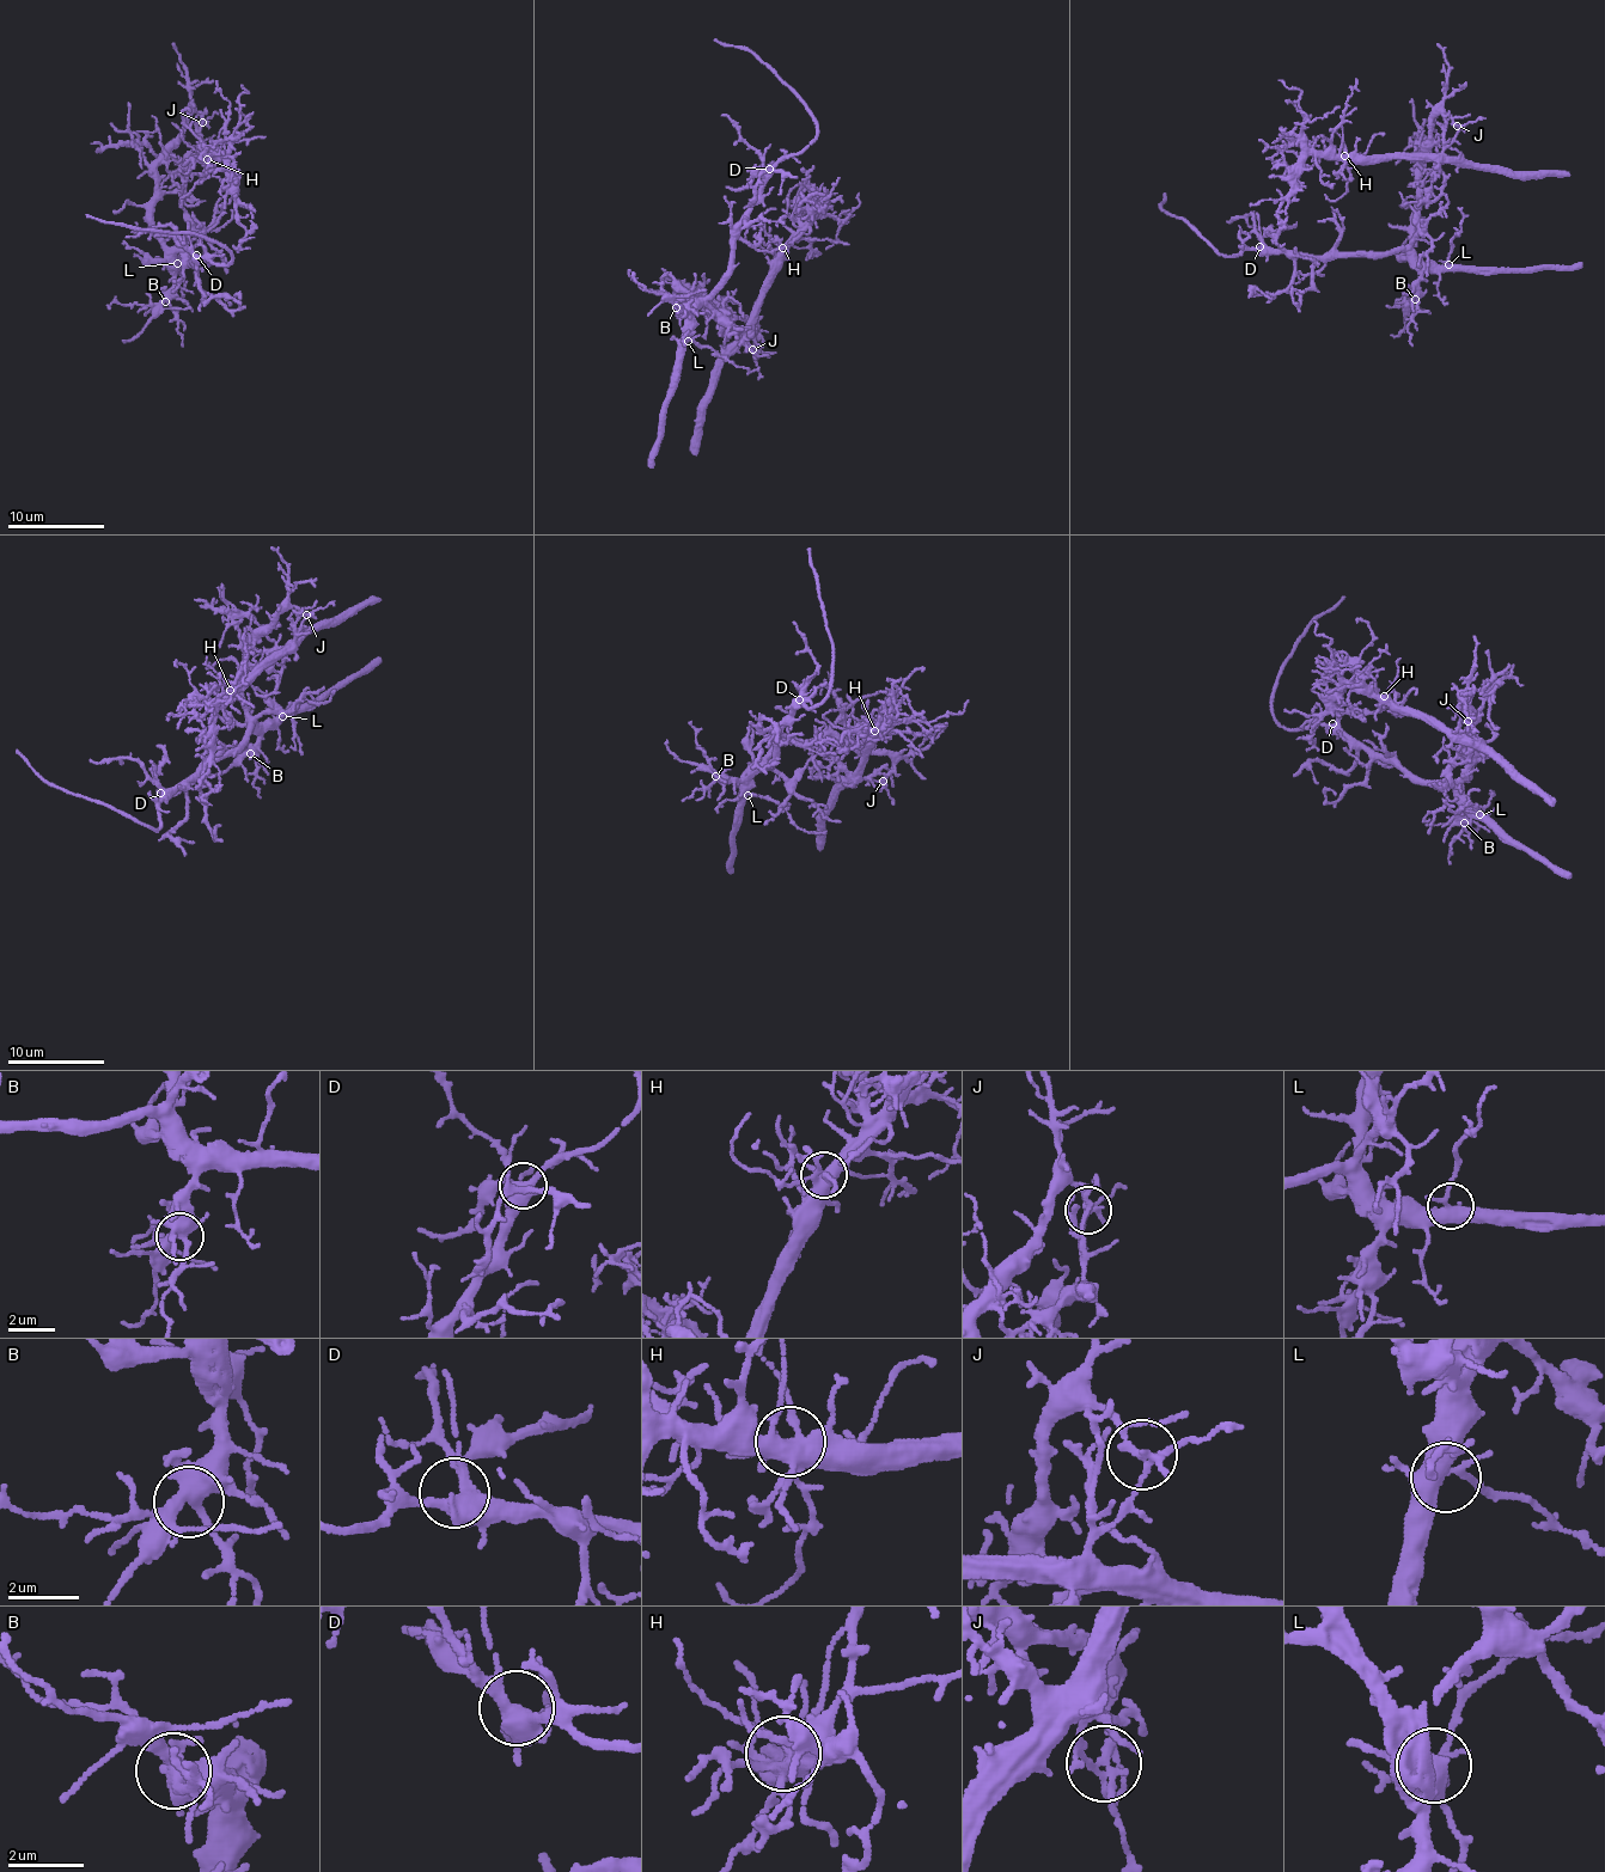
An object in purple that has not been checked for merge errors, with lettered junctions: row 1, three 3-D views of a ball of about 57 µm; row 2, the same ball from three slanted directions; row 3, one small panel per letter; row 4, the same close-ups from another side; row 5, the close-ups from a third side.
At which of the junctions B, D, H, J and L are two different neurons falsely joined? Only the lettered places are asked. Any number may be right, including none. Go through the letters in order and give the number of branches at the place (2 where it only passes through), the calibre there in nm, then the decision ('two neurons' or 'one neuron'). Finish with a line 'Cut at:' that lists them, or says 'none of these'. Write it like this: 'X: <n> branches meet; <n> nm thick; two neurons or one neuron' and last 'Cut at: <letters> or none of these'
B: 5 branches meet; 500 nm thick; one neuron
D: 5 branches meet; 460 nm thick; one neuron
H: 8 branches meet; 440 nm thick; one neuron
J: 4 branches meet; 190 nm thick; two neurons
L: 5 branches meet; 400 nm thick; one neuron
Cut at: J

